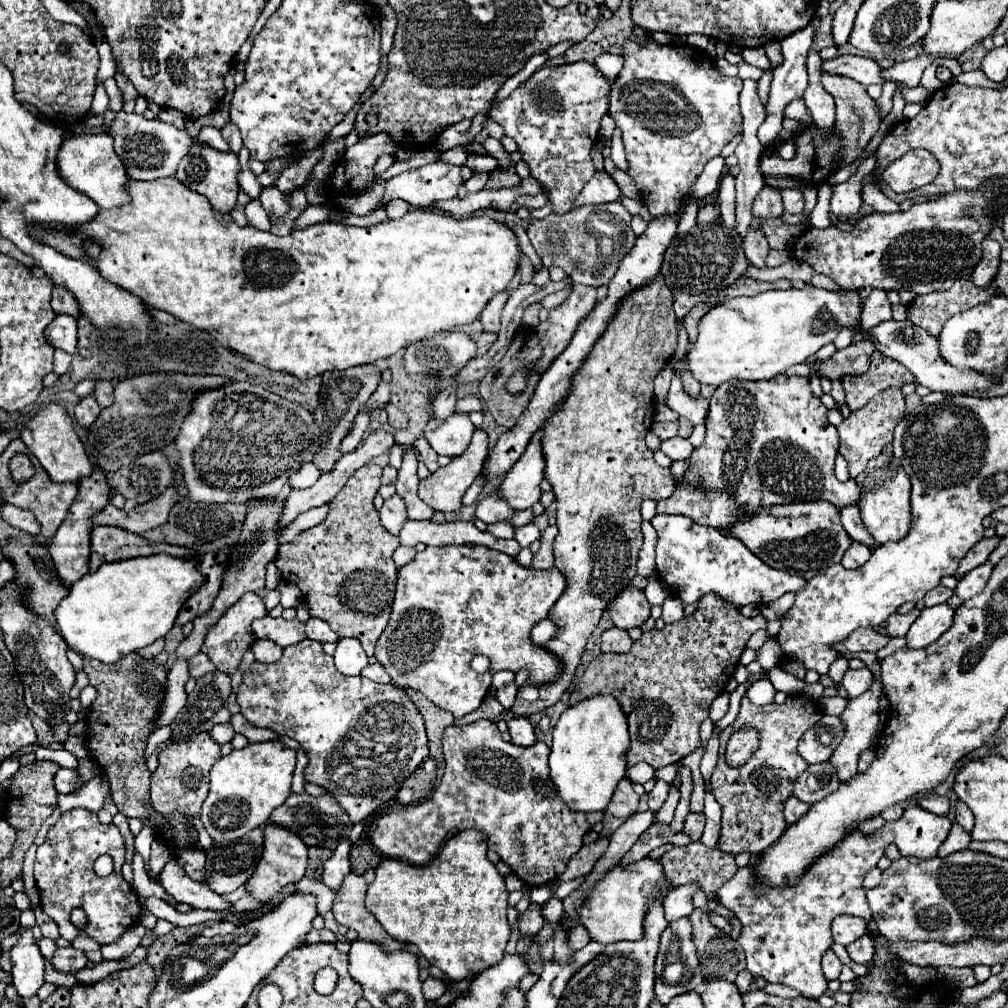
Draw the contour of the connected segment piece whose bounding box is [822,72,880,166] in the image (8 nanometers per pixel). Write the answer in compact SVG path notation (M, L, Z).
M822 72L822 86L836 100L836 124L834 126L838 126L838 132L844 138L842 164L840 166L846 166L846 164L850 164L852 160L856 160L862 154L868 140L876 134L876 130L880 126L880 108L876 106L876 100L868 96L866 88L860 82L854 82L852 78L848 78L848 76Z

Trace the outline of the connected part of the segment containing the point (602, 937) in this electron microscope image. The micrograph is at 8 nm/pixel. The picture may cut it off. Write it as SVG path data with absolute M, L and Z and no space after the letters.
M642 858L630 866L614 866L608 876L598 882L594 894L586 900L586 906L580 910L580 924L586 926L592 940L600 944L612 944L622 940L638 940L644 934L644 918L648 906L662 896L670 882L666 878L664 866L660 860Z

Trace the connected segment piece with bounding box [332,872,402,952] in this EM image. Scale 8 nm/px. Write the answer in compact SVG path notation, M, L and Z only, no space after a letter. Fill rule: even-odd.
M350 872L346 876L346 882L342 884L342 890L336 892L334 900L334 918L338 924L346 928L354 928L358 932L358 938L366 942L374 942L382 946L386 952L396 952L402 948L400 942L394 942L390 934L378 924L374 914L370 914L364 906L366 896L366 882L362 876Z

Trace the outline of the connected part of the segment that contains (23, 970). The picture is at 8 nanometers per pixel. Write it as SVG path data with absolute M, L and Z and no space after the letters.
M24 930L18 944L10 950L12 978L22 998L34 998L38 988L44 984L44 958L34 942L32 930Z

